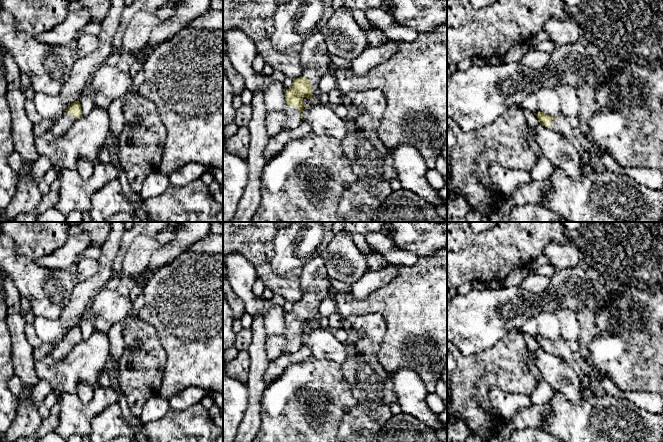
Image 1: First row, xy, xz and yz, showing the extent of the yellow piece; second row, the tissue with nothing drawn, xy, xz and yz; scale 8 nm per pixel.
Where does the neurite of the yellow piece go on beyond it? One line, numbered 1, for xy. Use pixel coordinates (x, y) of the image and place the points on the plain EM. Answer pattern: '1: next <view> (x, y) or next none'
1: next xy (61, 350)

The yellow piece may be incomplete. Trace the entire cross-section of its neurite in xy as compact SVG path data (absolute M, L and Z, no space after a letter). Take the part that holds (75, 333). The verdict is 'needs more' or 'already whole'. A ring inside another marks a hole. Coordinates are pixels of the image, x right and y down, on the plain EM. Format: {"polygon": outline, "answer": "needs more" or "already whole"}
{"polygon": "M75 325L67 332L65 338L53 348L51 355L55 359L63 359L69 354L72 348L81 340L81 328L79 325Z", "answer": "needs more"}

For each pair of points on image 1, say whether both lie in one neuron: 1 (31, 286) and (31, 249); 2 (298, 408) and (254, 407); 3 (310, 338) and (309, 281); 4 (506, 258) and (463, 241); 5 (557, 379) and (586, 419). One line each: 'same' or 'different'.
1: different
2: different
3: different
4: same
5: different

